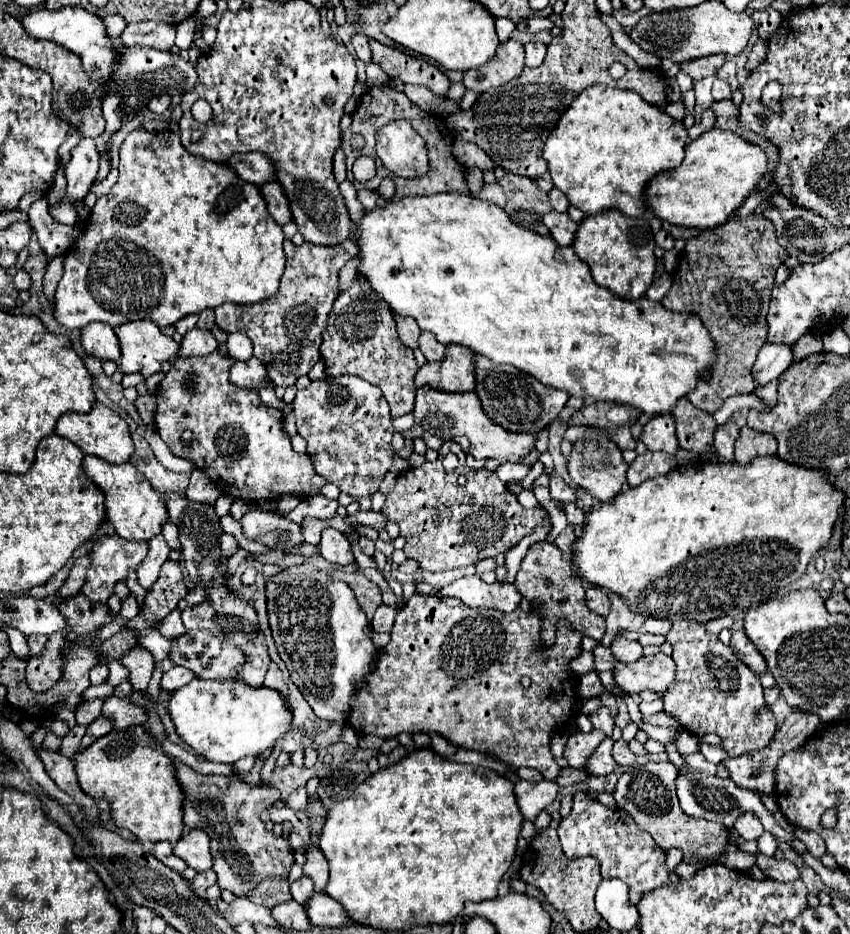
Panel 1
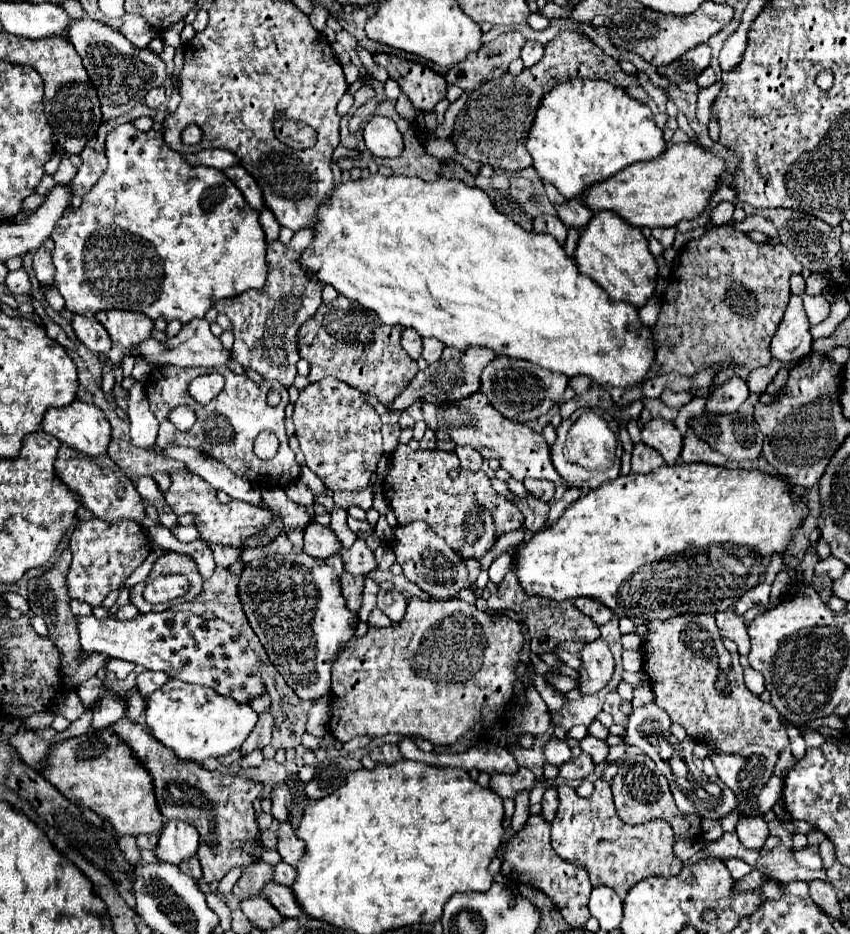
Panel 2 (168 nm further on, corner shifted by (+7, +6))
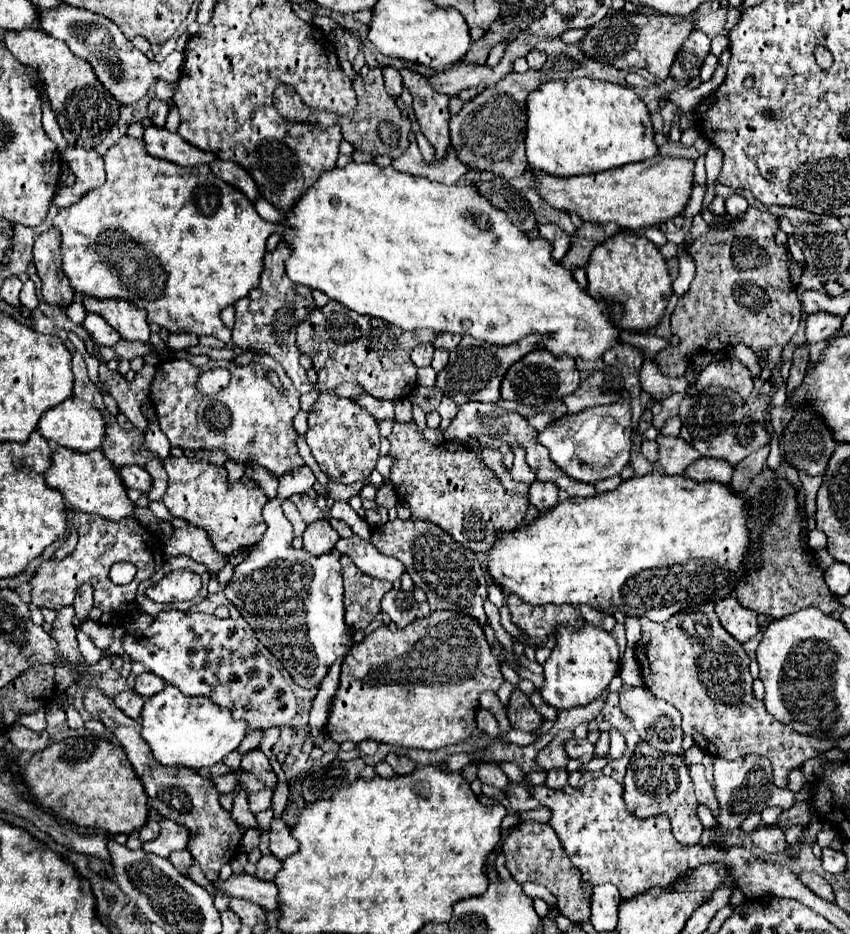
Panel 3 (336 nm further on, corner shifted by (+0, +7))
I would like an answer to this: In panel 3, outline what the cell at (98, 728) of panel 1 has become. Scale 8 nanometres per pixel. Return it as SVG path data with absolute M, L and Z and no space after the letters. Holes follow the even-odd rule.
M125 690L125 692L119 692L115 698L115 704L119 710L123 710L129 718L137 720L139 714L141 714L141 704L143 704L143 698L137 696L137 692L133 690Z

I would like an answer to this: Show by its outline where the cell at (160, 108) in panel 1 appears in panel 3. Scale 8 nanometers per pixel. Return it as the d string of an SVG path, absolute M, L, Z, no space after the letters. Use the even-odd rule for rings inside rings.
M153 98L153 100L149 102L149 118L151 118L151 124L153 124L153 126L163 128L163 126L165 126L167 112L169 112L169 104L167 104L165 100Z

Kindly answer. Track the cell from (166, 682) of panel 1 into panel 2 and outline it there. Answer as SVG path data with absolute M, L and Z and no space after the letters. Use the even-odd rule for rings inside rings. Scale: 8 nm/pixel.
M142 671L136 679L136 687L142 697L148 697L154 693L158 687L162 687L170 677L164 671Z

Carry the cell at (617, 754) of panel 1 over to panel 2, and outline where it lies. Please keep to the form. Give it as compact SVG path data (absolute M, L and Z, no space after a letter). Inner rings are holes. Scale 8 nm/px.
M592 735L584 737L584 739L580 741L580 747L582 747L586 753L590 753L592 761L596 761L596 763L604 763L606 757L608 757L608 751L610 751L610 745L608 745L606 741L596 739L596 737L592 737Z

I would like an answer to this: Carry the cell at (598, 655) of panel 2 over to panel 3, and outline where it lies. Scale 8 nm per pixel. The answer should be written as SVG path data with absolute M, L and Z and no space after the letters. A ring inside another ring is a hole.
M585 620L579 628L557 624L555 642L557 644L551 650L551 656L543 664L545 684L541 688L541 696L557 710L557 714L561 714L563 710L571 710L575 706L587 706L601 696L601 692L609 686L619 670L620 651L609 632Z

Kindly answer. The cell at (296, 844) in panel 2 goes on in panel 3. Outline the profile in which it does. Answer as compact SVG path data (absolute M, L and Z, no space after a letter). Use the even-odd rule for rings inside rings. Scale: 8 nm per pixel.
M273 818L271 828L269 828L269 850L271 850L271 854L279 860L285 860L293 852L297 852L297 848L299 848L299 844L297 844L297 840L293 840L287 824L281 818Z

